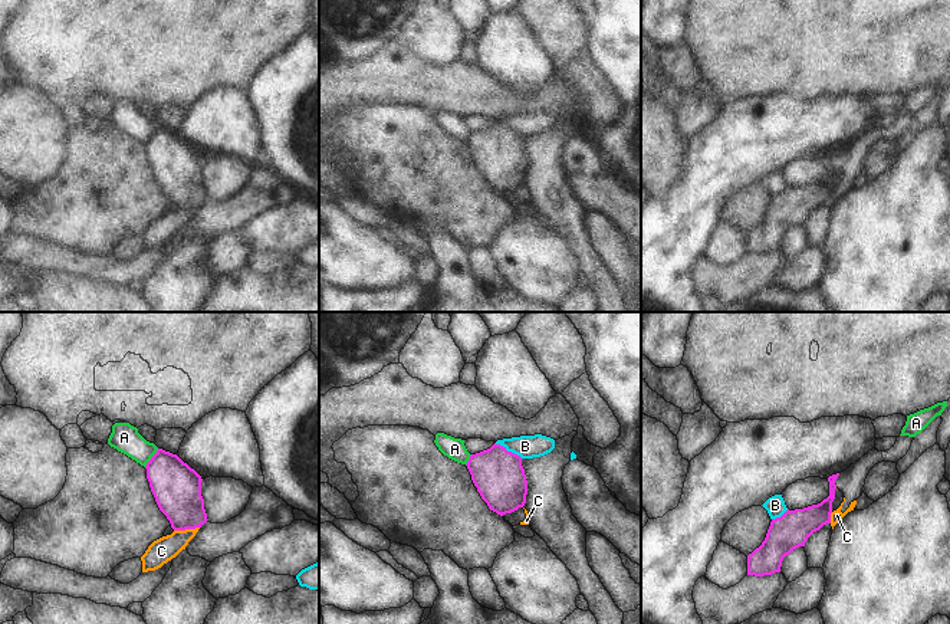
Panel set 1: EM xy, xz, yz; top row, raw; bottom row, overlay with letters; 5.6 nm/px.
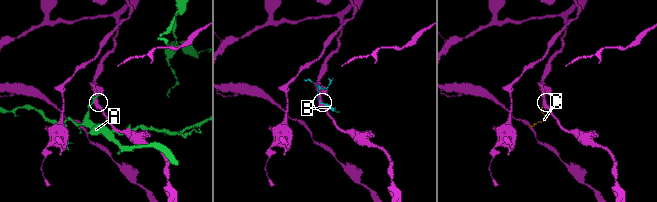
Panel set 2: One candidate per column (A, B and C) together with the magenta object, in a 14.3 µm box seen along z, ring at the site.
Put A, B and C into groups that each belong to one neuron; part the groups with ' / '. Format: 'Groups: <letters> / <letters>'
Groups: A / B / C

